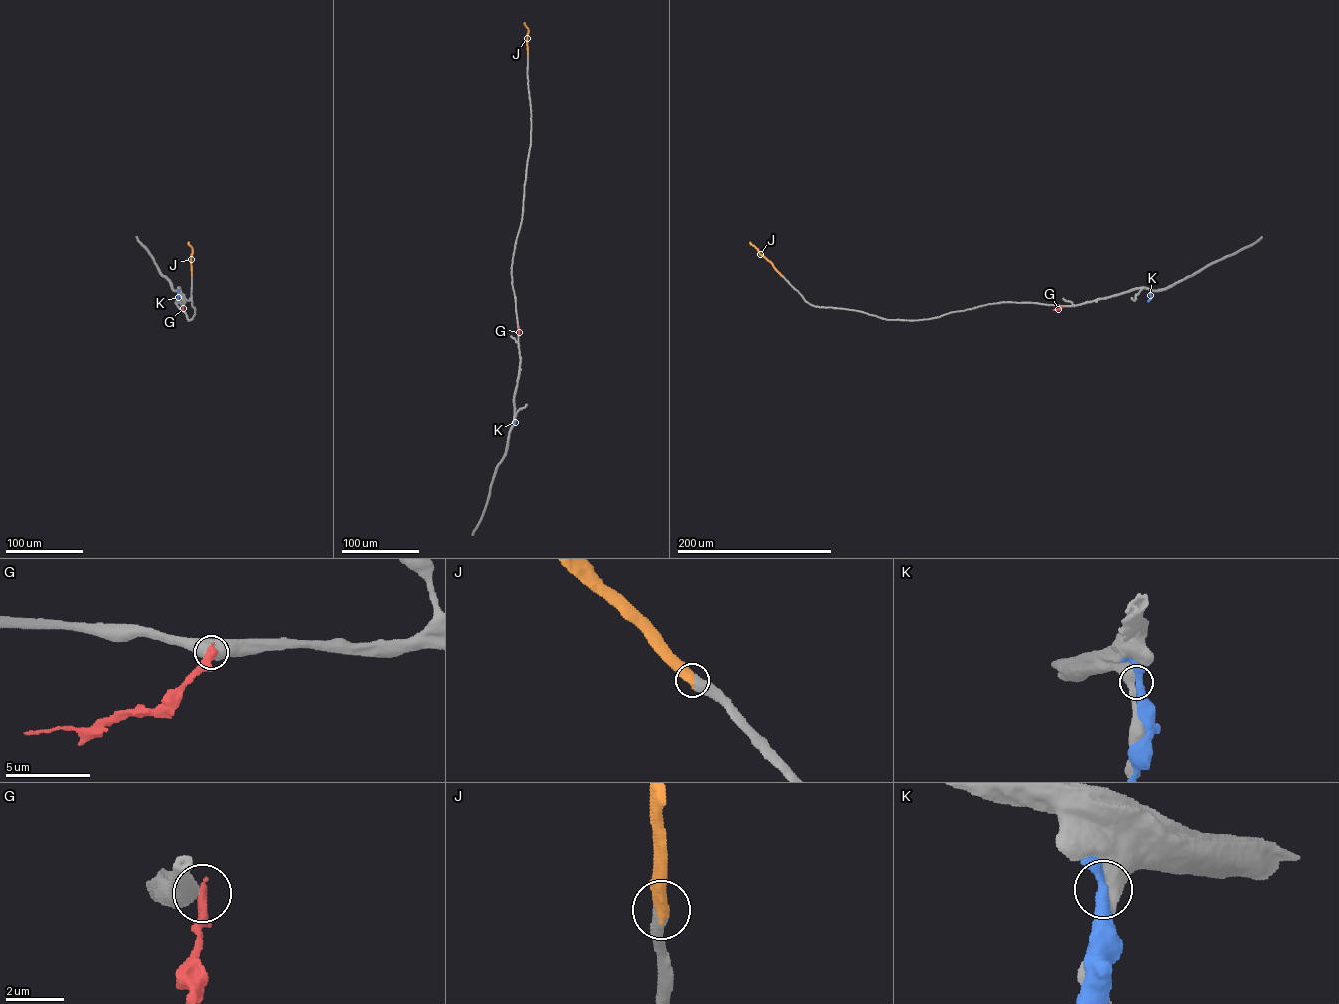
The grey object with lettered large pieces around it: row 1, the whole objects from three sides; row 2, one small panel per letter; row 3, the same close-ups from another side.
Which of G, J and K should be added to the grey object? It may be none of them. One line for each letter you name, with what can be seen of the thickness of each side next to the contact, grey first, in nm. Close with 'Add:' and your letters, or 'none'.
J: Thickness 500 nm (grey) against 500 nm
Add: J

